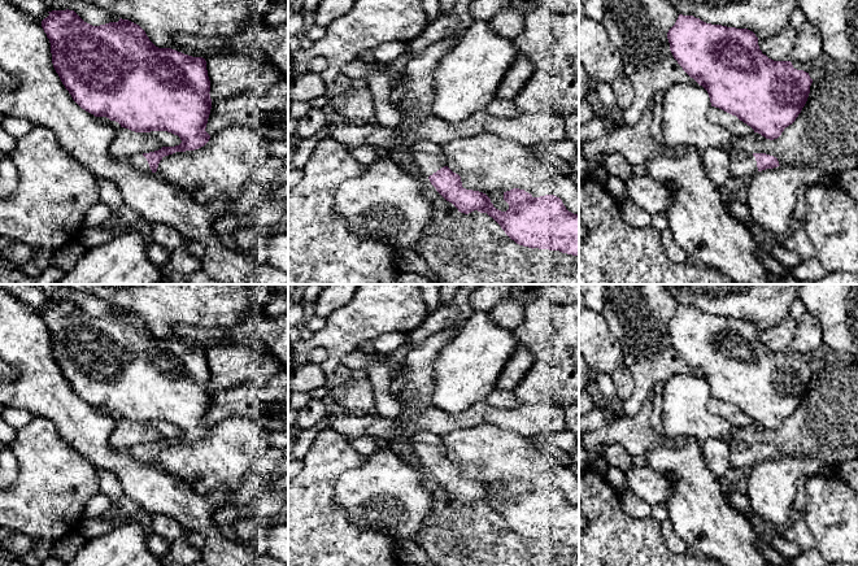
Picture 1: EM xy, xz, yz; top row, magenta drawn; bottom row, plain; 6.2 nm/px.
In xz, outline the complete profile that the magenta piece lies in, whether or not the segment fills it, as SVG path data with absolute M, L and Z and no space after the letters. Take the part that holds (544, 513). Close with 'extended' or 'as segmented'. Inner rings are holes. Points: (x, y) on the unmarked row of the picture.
M418 428L410 440L419 462L458 502L487 504L519 536L579 547L579 505L569 502L559 488L533 488L513 479L504 483L509 500L501 502L485 484L462 478L461 467L447 457L441 435Z | extended

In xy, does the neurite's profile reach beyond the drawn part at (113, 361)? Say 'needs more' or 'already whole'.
needs more

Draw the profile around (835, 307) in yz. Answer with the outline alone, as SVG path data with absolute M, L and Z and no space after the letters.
M801 284L797 299L819 321L824 349L858 354L858 284Z

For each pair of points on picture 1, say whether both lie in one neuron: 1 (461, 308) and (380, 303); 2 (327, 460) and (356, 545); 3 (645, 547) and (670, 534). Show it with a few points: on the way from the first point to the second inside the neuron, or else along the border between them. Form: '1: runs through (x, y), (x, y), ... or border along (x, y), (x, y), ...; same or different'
1: border along (430, 314), (409, 331); different
2: runs through (323, 480), (323, 512), (335, 525); same
3: border along (660, 523), (663, 540), (673, 552); different

